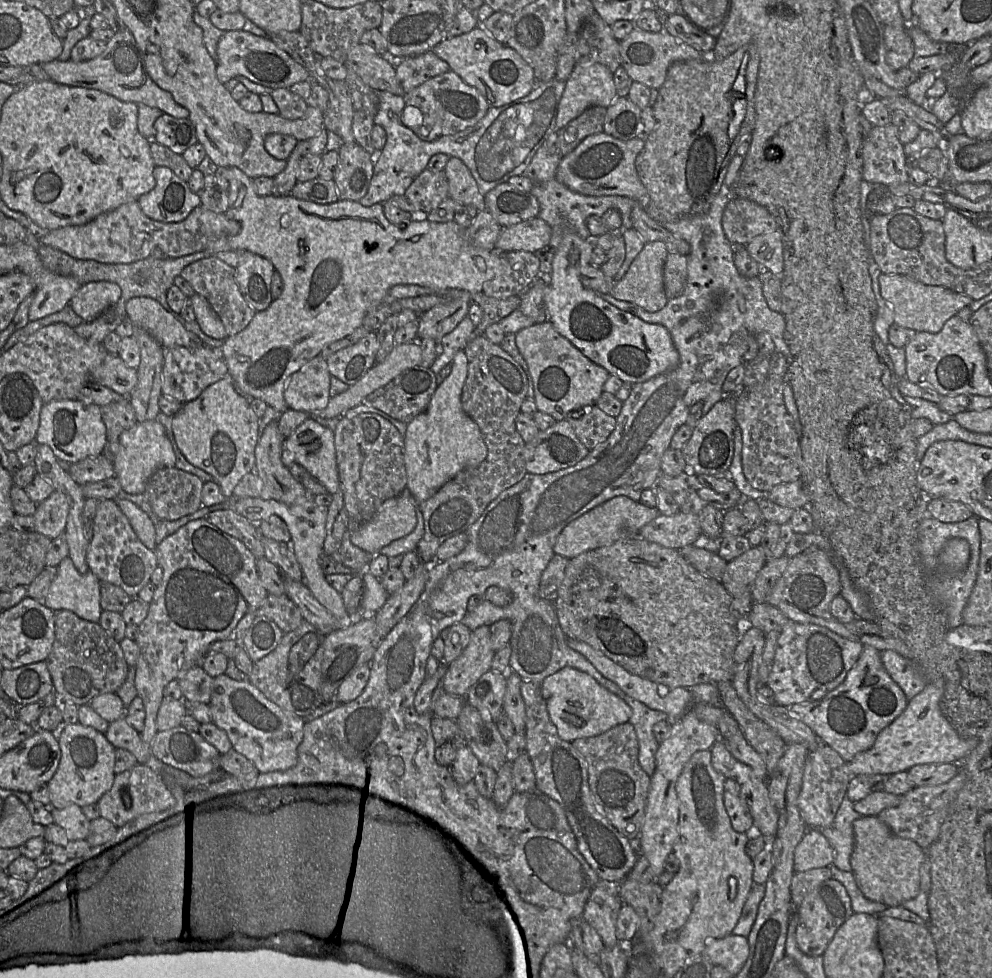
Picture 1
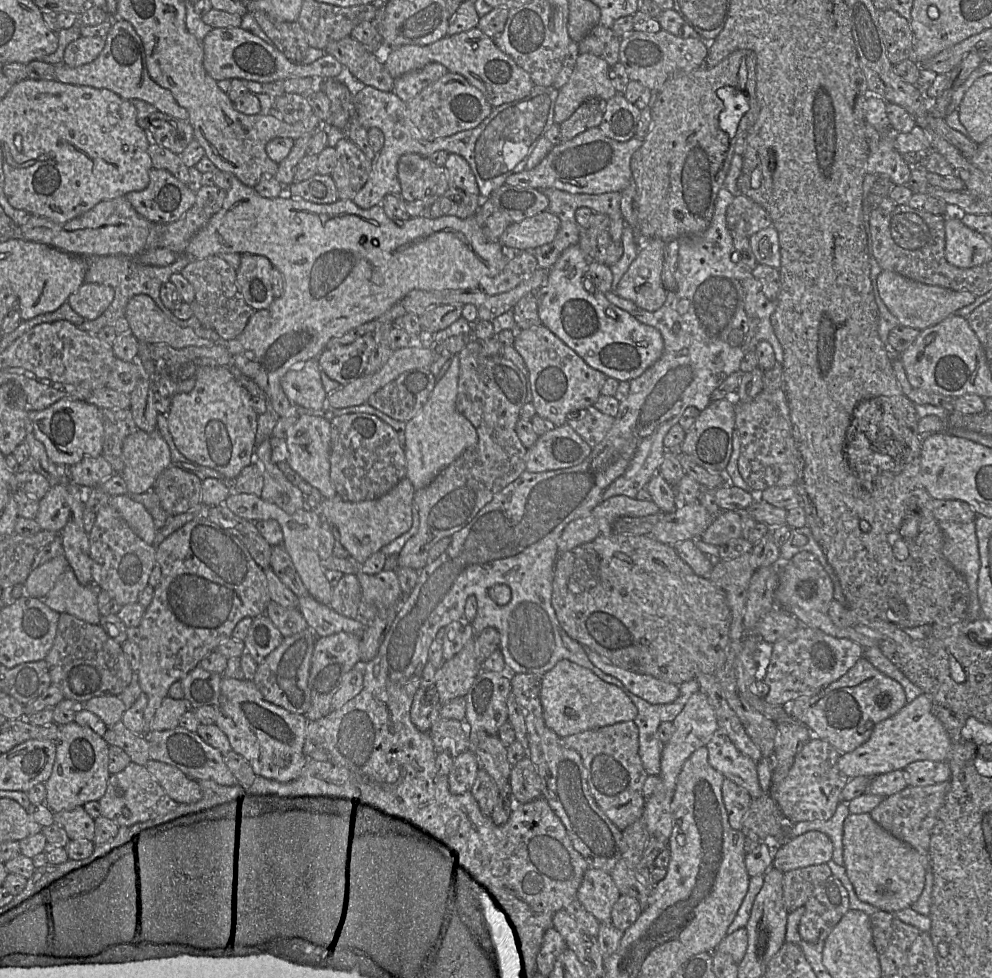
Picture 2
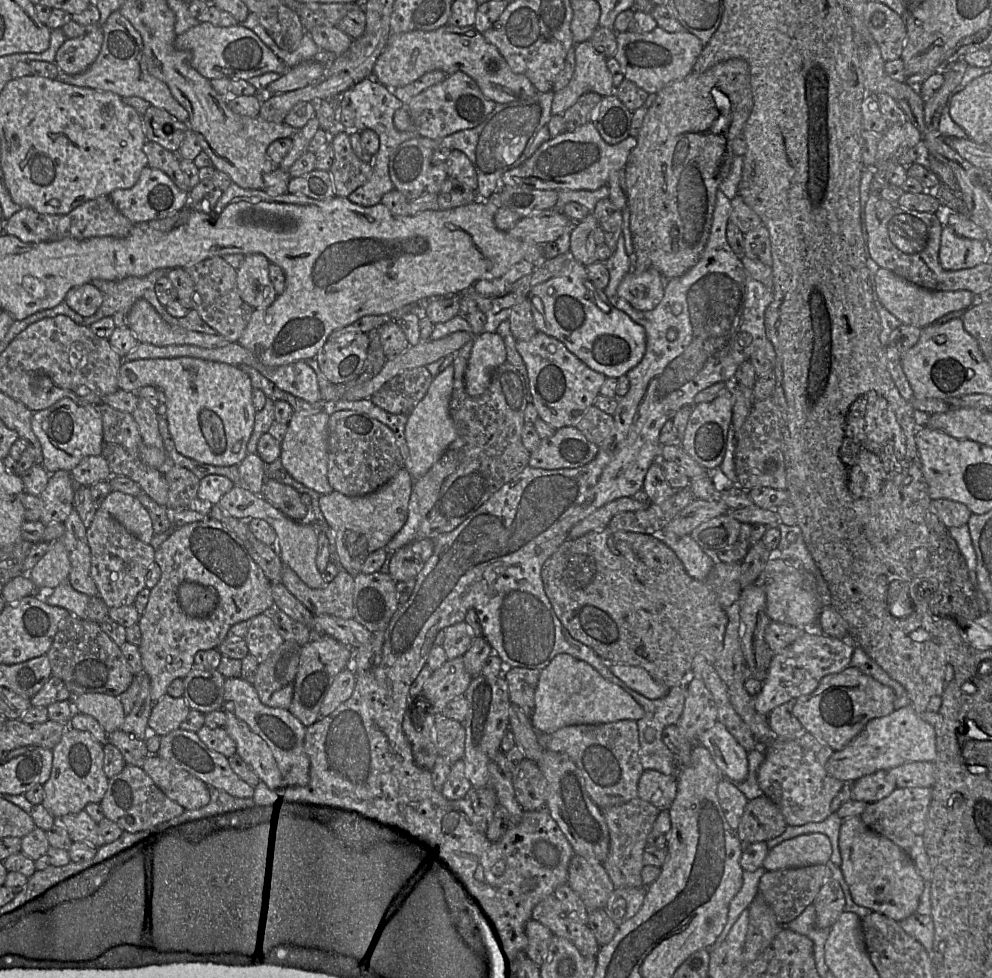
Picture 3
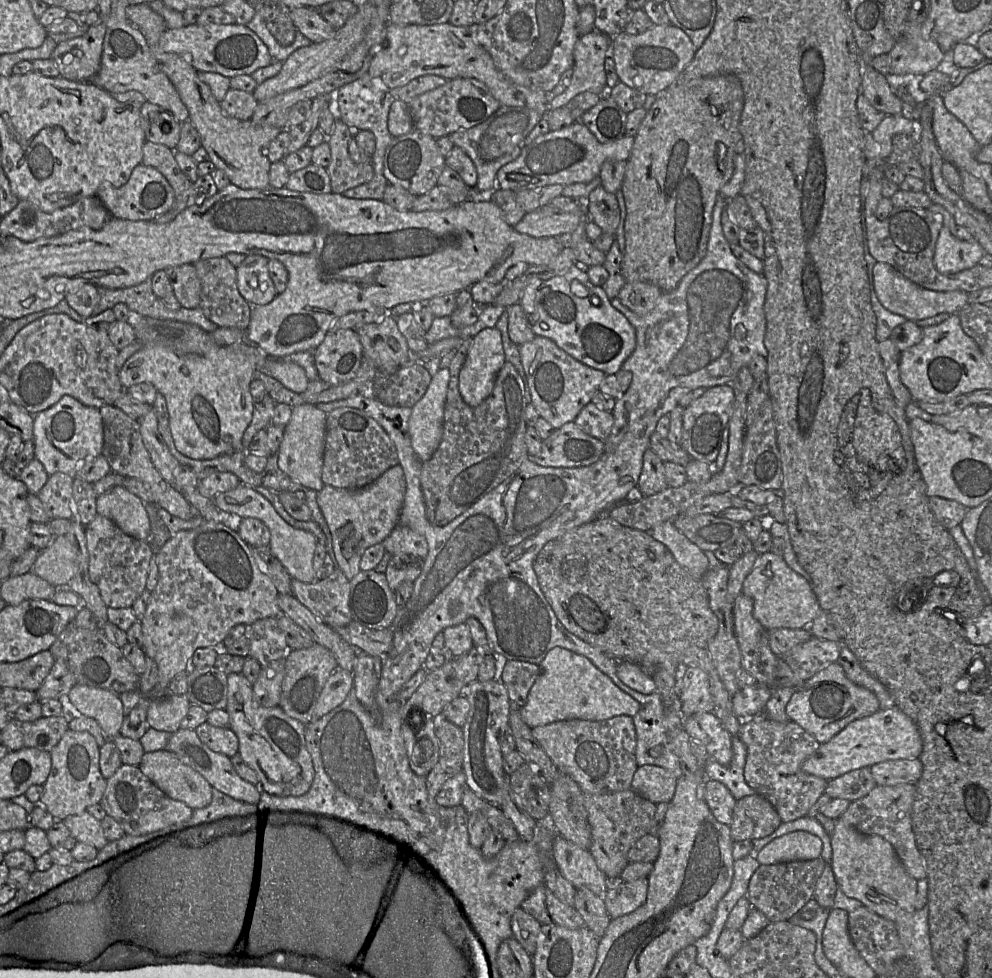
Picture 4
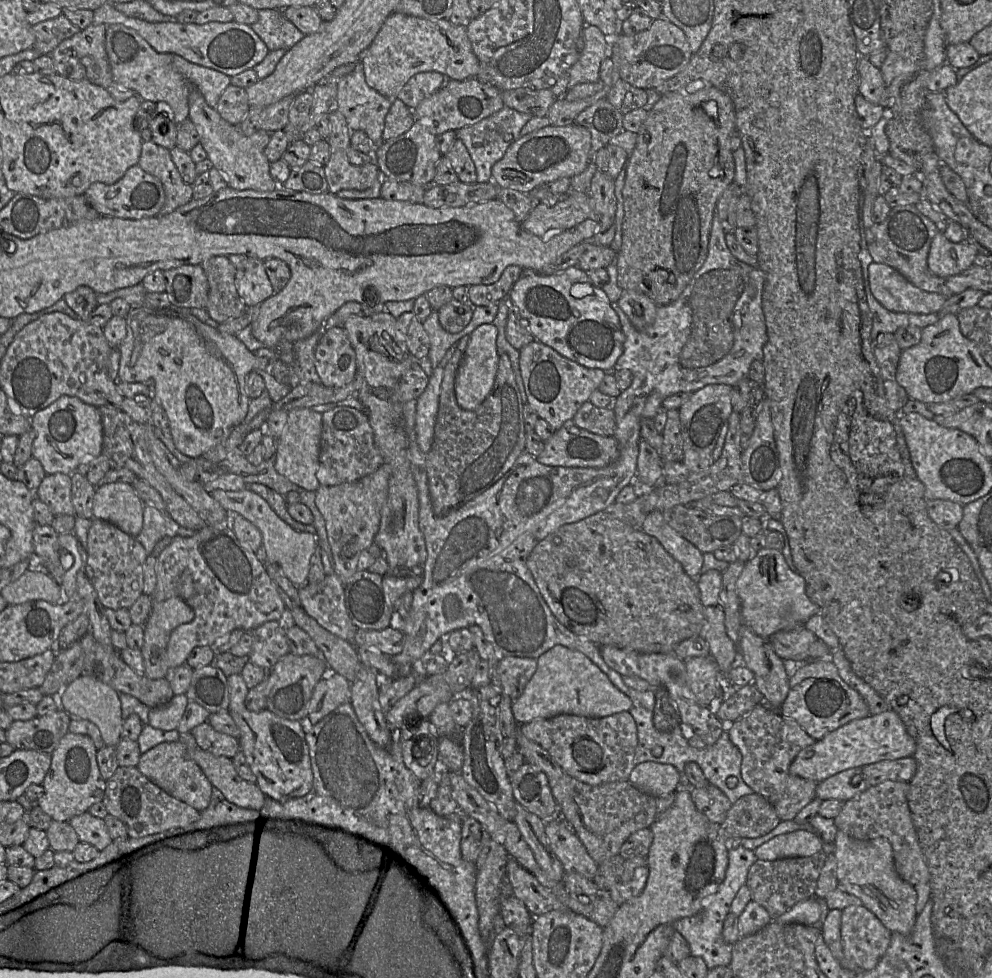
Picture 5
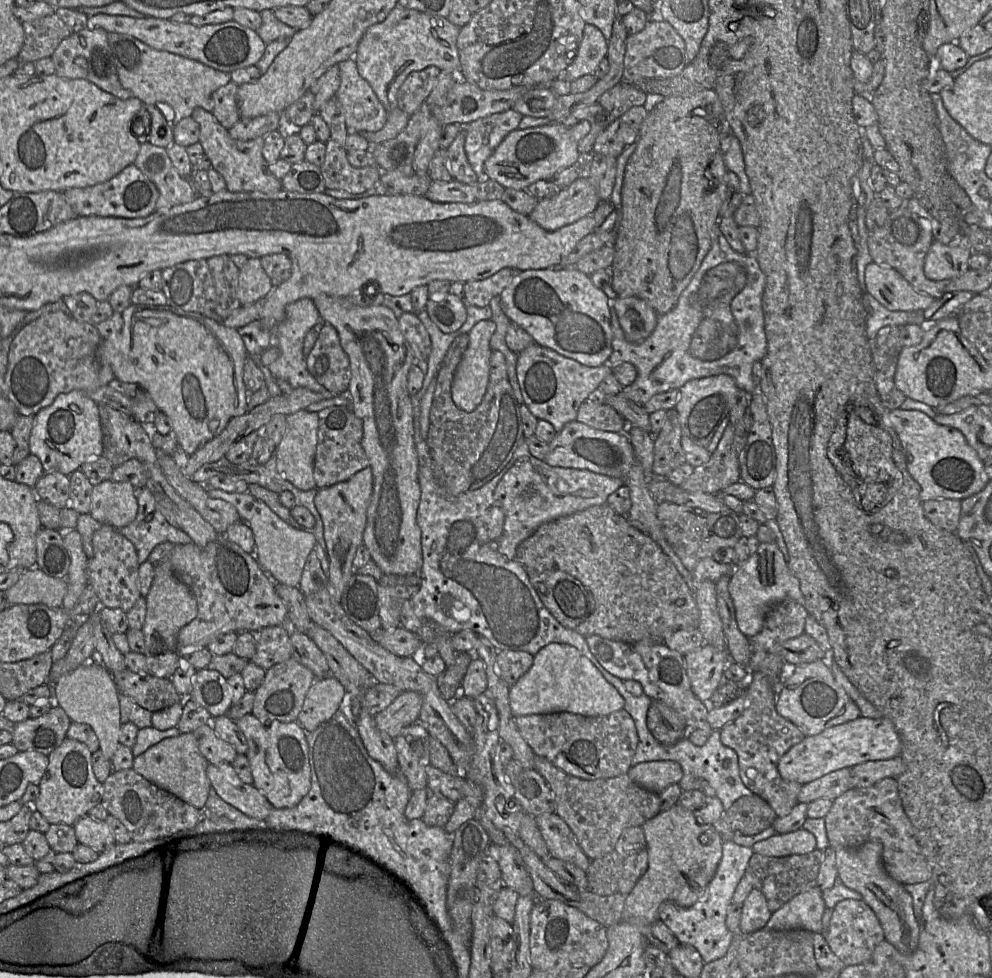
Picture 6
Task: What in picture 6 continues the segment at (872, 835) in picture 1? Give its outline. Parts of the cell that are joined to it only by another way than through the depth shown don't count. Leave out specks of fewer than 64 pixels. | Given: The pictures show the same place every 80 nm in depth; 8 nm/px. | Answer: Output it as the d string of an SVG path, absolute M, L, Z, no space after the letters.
M879 841L863 844L856 849L835 850L839 881L847 888L858 892L862 900L876 915L885 941L904 955L912 954L918 946L920 926L913 911L912 896L904 886L892 879L882 863L883 845Z

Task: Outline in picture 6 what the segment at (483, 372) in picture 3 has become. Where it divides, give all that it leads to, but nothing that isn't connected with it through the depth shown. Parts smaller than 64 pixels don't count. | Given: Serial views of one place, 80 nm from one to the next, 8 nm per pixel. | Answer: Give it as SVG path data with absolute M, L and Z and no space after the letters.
M490 319L478 322L468 333L469 343L452 382L452 399L466 412L475 410L485 395L493 351L490 339L495 331L496 324Z

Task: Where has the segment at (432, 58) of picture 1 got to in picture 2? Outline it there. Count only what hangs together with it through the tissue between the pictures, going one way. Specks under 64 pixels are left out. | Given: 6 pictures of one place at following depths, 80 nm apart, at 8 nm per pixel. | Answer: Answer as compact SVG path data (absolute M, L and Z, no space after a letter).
M436 62L429 63L421 69L395 78L393 92L407 103L425 87L439 80L447 72L448 69L442 64Z

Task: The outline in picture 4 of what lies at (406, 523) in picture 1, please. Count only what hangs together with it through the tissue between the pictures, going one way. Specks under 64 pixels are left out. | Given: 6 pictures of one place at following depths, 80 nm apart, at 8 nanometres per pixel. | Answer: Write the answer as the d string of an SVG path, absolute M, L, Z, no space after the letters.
M399 464L390 467L379 478L364 487L345 489L324 485L324 487L317 492L317 504L331 533L335 560L338 568L344 573L348 580L351 580L359 573L360 560L365 550L370 546L382 543L395 526L399 524L405 492L406 481L404 471Z

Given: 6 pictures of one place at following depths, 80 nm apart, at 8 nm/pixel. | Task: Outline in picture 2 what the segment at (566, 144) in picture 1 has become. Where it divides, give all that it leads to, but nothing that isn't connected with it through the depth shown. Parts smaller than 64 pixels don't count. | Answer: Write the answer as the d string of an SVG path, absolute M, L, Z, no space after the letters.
M589 98L575 112L560 124L561 141L573 139L578 134L594 127L599 127L605 112L606 101Z

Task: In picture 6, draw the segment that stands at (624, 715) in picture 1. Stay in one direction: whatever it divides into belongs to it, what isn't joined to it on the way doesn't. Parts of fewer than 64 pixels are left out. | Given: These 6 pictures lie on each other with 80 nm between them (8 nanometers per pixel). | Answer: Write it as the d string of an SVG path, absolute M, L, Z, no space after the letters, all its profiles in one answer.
M550 643L534 655L531 668L510 687L509 703L514 717L555 712L597 717L624 709L625 701L577 648L569 644Z

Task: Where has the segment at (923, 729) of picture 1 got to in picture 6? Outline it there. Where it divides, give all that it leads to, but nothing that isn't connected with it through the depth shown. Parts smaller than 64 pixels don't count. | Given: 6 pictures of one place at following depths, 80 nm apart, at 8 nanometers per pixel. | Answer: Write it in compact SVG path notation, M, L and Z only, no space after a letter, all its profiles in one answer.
M860 716L827 728L817 735L806 736L780 758L778 771L784 780L804 785L842 768L851 768L868 761L899 757L901 747L899 734L890 719L884 716L877 719Z

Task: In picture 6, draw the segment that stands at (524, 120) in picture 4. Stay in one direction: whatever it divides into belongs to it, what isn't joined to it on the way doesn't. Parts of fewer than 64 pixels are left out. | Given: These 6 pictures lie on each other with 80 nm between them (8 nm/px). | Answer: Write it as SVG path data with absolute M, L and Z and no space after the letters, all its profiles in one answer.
M510 108L463 126L466 131L464 149L478 179L489 179L485 177L485 161L510 132L518 129L523 116Z

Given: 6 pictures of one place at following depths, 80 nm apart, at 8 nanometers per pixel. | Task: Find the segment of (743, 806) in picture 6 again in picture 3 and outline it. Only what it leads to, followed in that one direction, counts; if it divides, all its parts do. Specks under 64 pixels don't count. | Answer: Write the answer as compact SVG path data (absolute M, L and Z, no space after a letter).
M765 796L748 800L736 833L742 843L767 842L780 836L787 823L778 806Z

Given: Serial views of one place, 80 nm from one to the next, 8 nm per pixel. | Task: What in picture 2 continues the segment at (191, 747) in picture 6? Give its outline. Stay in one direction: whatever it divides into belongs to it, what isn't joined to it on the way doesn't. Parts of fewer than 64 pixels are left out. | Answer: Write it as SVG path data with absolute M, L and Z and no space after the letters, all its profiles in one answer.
M149 759L145 766L165 792L177 803L194 803L202 798L198 781L188 777L178 768L152 759Z

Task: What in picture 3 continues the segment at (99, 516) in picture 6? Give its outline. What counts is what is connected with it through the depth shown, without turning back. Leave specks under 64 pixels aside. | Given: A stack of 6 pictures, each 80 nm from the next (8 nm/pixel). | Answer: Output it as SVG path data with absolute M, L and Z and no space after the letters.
M112 491L99 508L106 510L140 541L146 544L151 542L154 536L152 521L137 497Z

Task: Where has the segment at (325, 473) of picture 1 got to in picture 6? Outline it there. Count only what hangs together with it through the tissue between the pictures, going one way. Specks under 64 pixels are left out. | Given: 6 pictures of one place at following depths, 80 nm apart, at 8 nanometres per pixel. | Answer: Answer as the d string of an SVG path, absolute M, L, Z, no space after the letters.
M301 409L286 415L285 429L276 449L276 469L278 473L302 491L316 487L313 478L313 466L318 439L318 425L319 418L316 412Z

